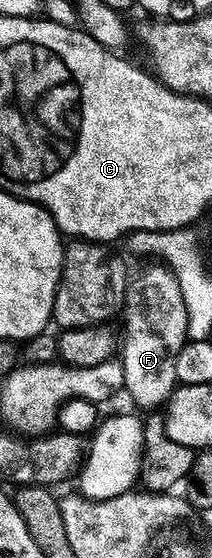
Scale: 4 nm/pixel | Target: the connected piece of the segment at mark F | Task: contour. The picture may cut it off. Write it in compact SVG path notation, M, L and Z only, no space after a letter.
M151 264L139 279L132 281L127 287L125 305L121 311L121 318L127 321L127 335L121 338L121 361L123 364L123 390L137 405L138 409L151 410L154 406L162 407L175 393L177 376L177 352L187 341L187 313L185 300L181 296L179 281L175 273L163 264Z

